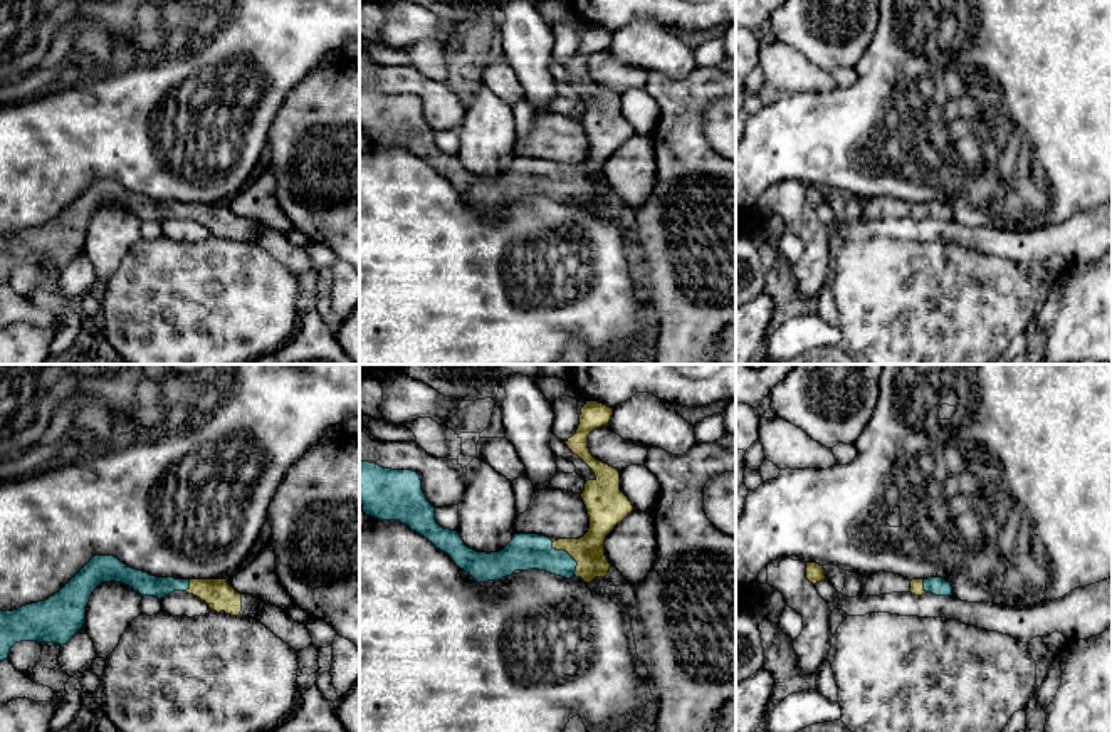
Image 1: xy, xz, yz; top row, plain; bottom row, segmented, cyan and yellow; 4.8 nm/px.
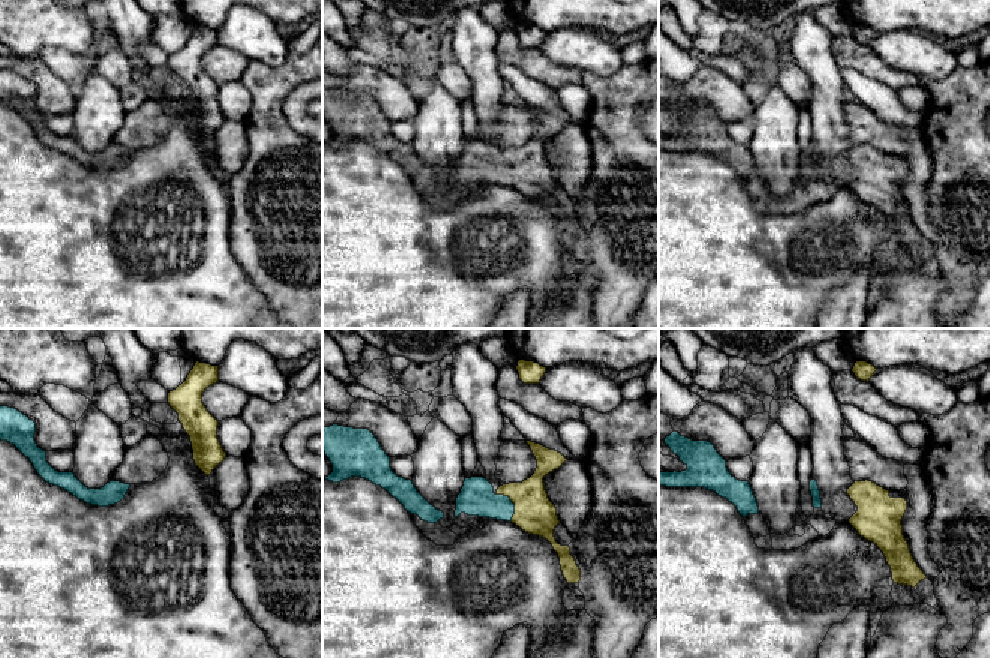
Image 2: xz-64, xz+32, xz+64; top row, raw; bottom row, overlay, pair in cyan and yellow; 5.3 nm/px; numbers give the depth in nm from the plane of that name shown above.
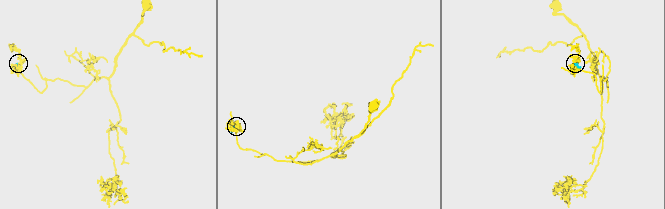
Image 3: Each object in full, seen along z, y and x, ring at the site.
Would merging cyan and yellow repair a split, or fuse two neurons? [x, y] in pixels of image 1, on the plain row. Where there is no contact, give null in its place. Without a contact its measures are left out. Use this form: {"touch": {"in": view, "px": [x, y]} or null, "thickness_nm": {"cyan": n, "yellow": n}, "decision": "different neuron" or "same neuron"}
{"touch": {"in": "xz", "px": [570, 180]}, "thickness_nm": {"cyan": 180, "yellow": 160}, "decision": "same neuron"}

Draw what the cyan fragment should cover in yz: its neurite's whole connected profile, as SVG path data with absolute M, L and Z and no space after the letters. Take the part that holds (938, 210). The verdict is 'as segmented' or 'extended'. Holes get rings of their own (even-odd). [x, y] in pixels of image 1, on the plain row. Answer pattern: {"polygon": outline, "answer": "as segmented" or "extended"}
{"polygon": "M942 201L912 203L910 217L915 220L922 220L924 217L932 217L936 220L952 220L952 210Z", "answer": "extended"}

